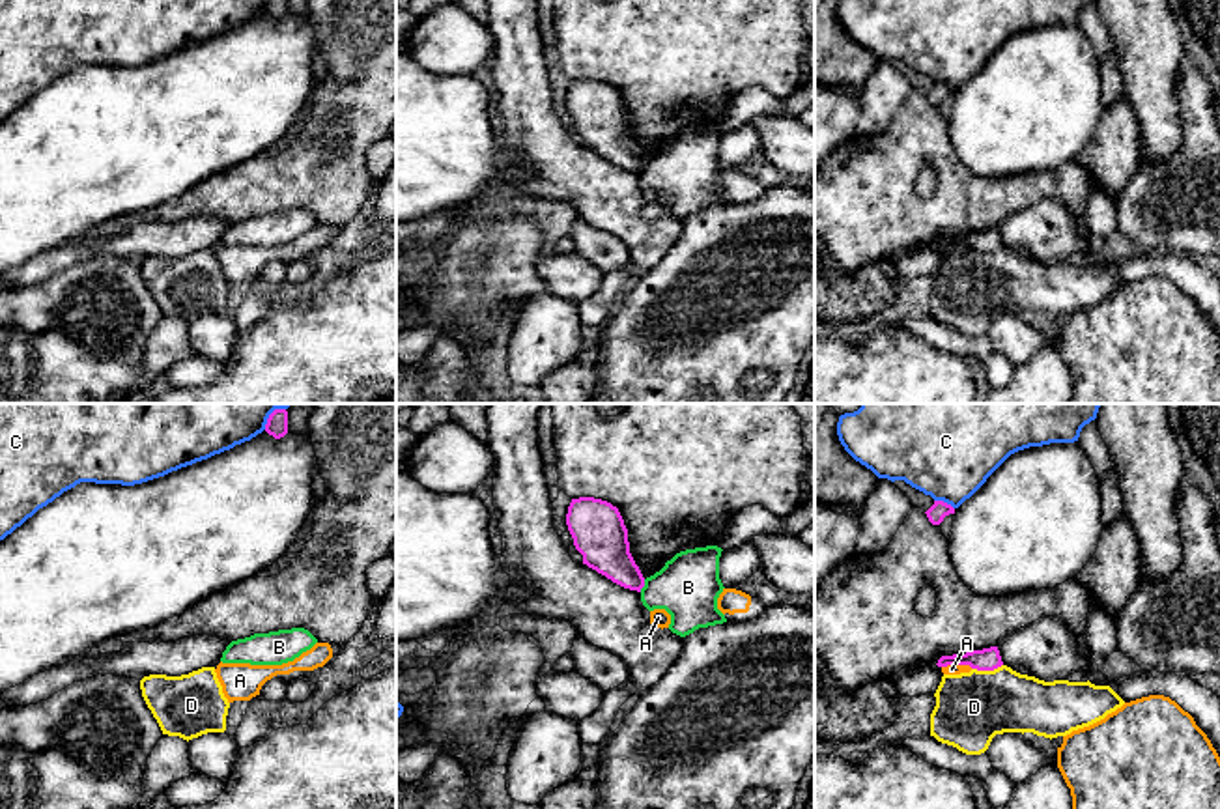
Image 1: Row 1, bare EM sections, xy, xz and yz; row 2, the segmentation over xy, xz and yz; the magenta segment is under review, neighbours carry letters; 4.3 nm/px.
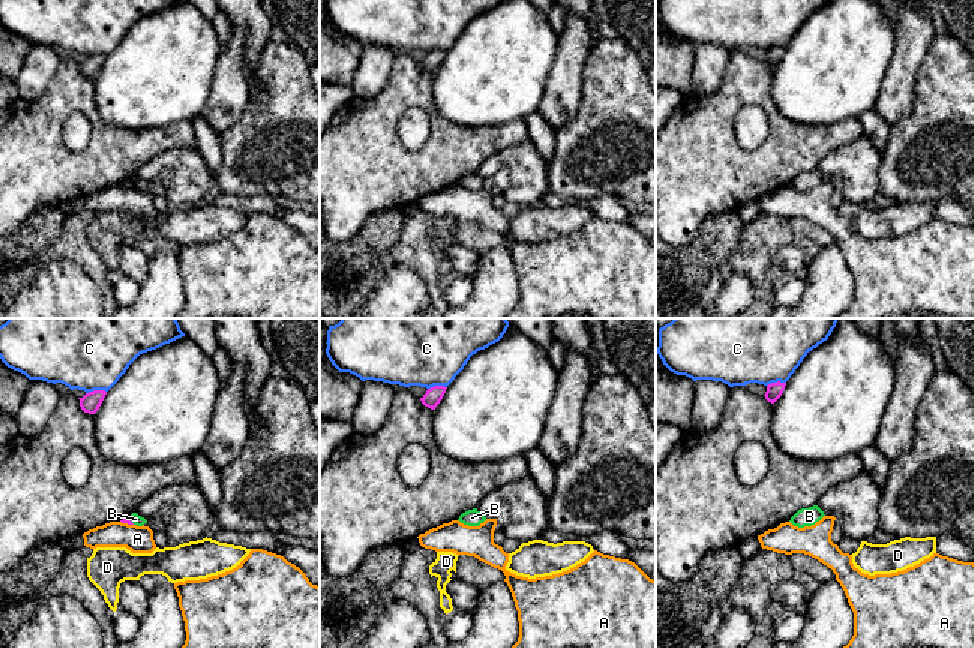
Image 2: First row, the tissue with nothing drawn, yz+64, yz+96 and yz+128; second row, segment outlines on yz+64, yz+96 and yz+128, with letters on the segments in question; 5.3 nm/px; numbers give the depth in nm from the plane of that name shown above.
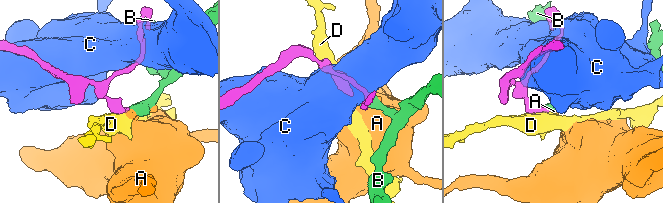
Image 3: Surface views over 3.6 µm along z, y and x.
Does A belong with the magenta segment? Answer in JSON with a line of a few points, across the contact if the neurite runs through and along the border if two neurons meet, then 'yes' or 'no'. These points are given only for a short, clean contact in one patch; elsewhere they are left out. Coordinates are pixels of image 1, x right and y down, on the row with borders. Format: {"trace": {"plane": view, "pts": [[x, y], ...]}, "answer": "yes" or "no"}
{"trace": {"plane": "yz", "pts": [[942, 666], [972, 667]]}, "answer": "no"}

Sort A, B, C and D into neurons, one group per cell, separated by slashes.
A / B / C / D

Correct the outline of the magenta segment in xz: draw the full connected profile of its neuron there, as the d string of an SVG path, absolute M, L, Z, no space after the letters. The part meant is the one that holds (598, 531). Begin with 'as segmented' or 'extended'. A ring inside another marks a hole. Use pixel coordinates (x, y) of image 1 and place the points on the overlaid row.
as segmented; M594 497L572 499L566 525L583 564L641 592L645 577L630 553L628 529L617 506Z

